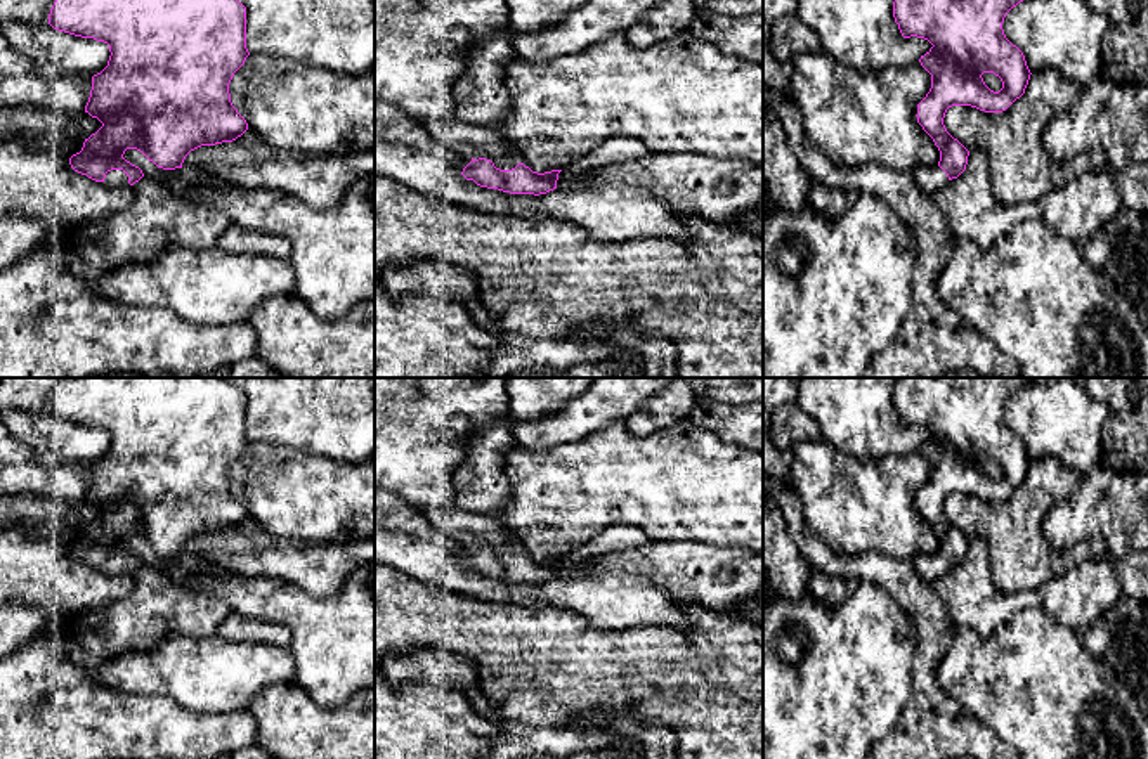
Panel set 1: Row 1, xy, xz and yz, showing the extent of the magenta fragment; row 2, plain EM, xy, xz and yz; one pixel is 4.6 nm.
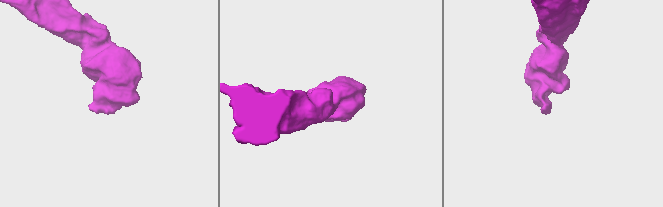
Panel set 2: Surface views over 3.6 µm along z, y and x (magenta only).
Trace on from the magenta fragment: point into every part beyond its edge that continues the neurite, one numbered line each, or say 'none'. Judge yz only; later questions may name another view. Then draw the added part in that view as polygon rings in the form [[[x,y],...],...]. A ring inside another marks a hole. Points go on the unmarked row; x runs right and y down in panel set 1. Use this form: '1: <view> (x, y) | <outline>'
1: yz (930, 567) | [[[938,553],[916,555],[910,558],[910,563],[914,570],[921,575],[921,579],[926,582],[936,581],[949,570],[947,561]]]

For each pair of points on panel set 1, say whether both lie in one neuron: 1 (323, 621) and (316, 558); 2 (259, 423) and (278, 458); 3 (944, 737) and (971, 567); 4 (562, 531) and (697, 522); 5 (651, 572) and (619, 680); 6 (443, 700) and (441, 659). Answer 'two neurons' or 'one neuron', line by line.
1: two neurons
2: two neurons
3: two neurons
4: one neuron
5: two neurons
6: two neurons

